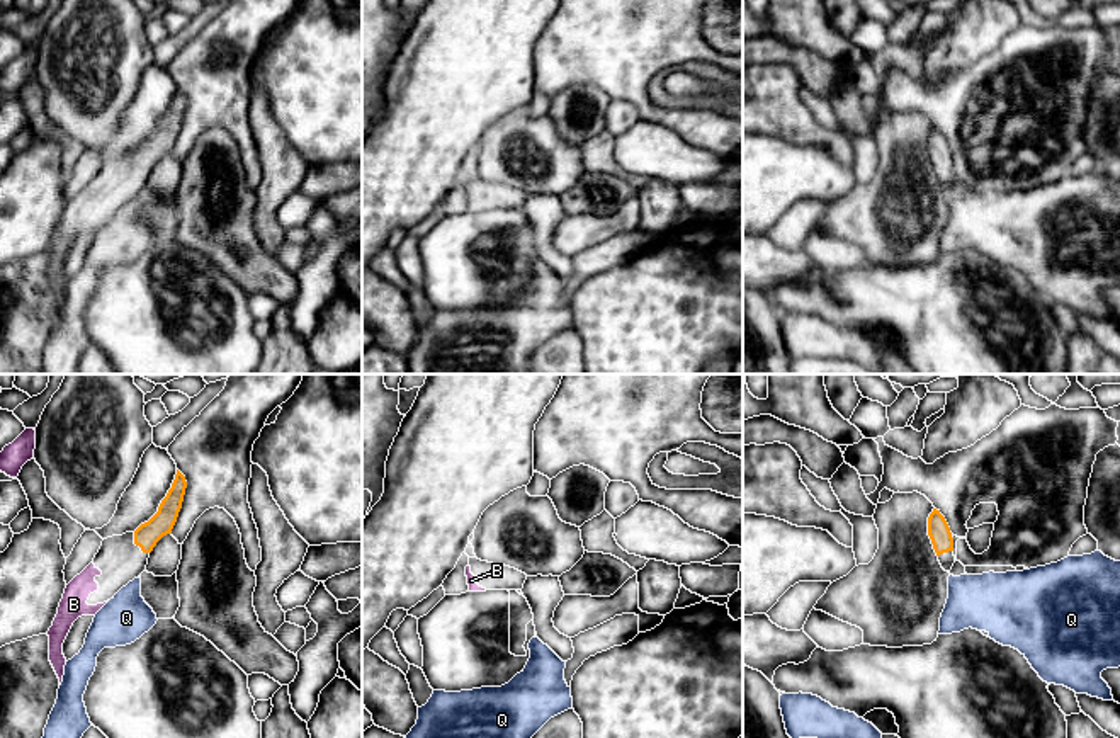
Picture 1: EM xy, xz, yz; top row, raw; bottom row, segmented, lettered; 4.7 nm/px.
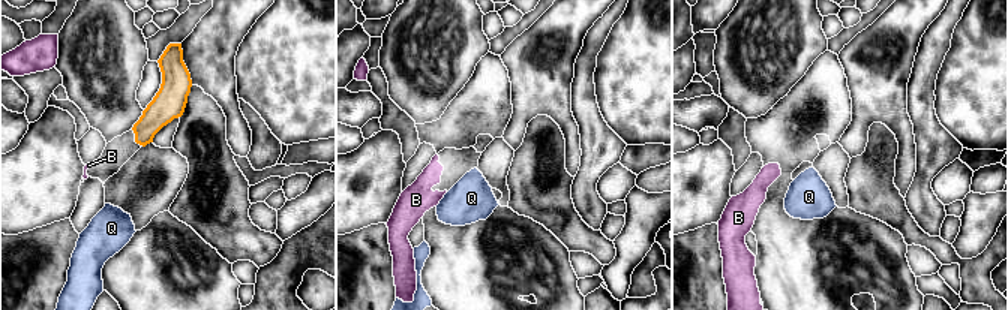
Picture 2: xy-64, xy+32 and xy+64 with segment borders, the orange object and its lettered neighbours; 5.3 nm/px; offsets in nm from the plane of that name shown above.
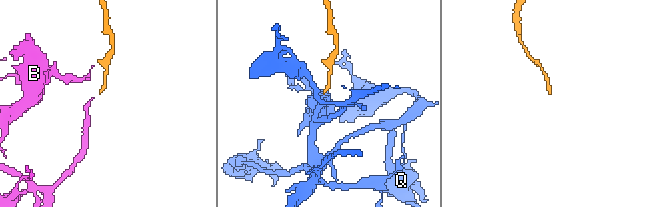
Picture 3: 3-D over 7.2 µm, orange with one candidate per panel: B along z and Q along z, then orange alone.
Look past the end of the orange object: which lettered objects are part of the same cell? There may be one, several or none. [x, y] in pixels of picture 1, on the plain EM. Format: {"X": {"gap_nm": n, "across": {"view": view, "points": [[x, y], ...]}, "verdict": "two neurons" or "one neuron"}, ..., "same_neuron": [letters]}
{"B": {"gap_nm": 200, "across": {"view": "xy", "points": [[135, 162], [101, 191]]}, "verdict": "one neuron"}, "Q": {"gap_nm": 110, "across": {"view": "yz", "points": [[938, 174], [950, 194]]}, "verdict": "two neurons"}, "same_neuron": ["B"]}

